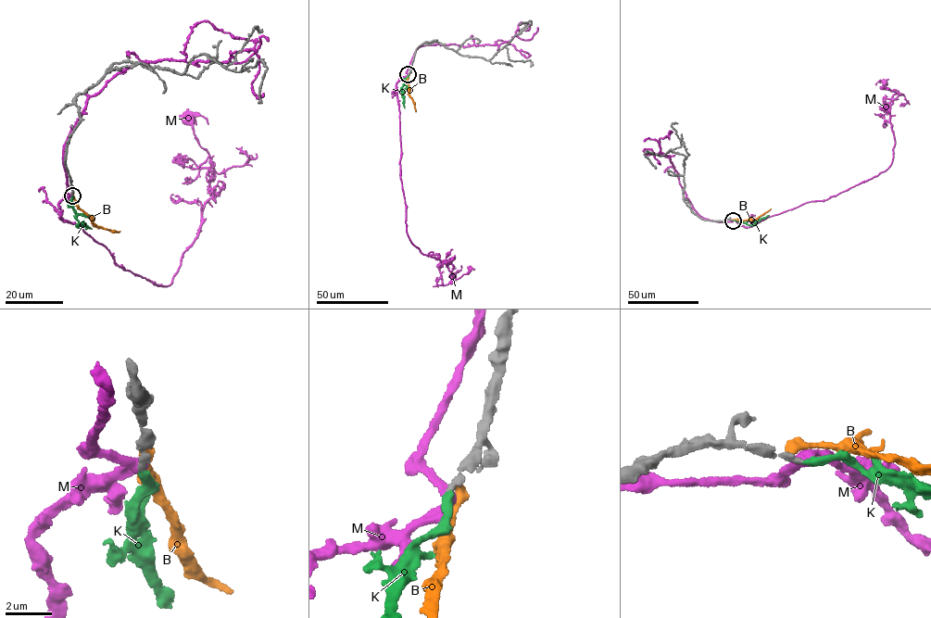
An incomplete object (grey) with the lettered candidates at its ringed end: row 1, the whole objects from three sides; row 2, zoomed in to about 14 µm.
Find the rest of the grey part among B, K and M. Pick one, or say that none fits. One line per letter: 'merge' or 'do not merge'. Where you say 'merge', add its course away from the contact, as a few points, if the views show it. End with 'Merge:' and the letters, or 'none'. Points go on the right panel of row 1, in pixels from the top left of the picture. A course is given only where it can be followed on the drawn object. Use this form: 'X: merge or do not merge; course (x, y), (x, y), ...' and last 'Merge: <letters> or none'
B: do not merge
K: merge; course (734, 220), (752, 225), (769, 215)
M: do not merge
Merge: K

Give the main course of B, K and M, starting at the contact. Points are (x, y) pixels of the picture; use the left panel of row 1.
B: (72, 194), (81, 209), (95, 226), (116, 233), (120, 231)
K: (72, 195), (77, 226), (92, 228)
M: (71, 195), (59, 205), (62, 220), (102, 245), (119, 267), (166, 287), (212, 196), (214, 168), (187, 118)

